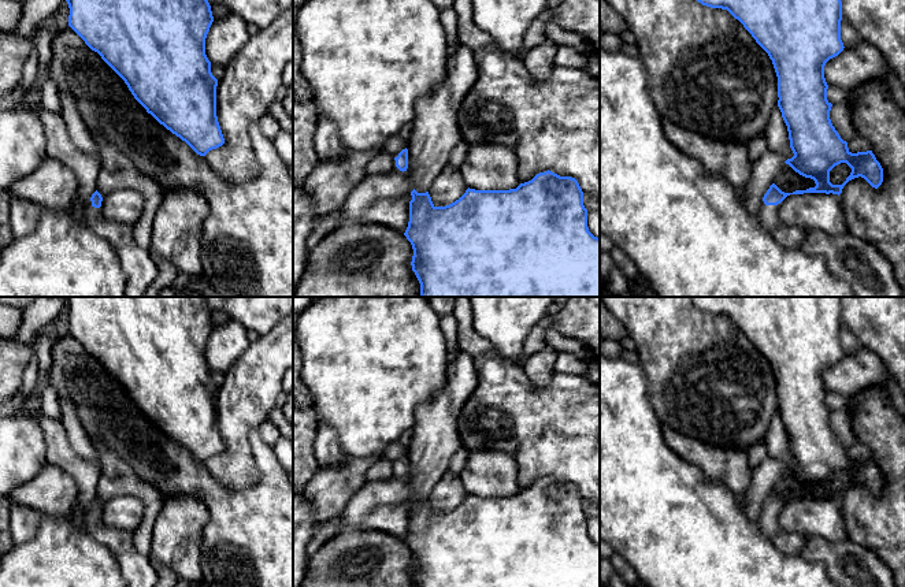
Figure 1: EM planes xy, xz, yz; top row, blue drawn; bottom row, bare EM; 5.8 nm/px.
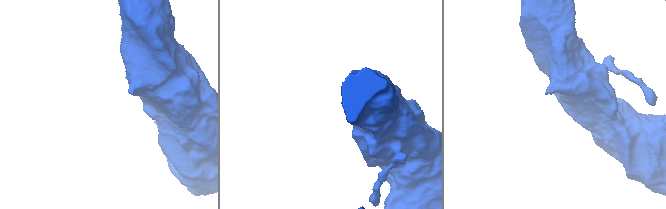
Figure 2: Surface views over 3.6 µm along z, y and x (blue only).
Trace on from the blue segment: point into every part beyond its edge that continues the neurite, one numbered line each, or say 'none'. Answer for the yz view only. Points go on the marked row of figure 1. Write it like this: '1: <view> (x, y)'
1: yz (768, 218)

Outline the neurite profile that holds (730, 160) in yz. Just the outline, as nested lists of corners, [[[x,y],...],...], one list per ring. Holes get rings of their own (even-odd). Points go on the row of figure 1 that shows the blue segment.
[[[663,120],[668,141],[711,172],[726,178],[735,189],[749,185],[753,163],[749,145],[709,140],[668,120]]]

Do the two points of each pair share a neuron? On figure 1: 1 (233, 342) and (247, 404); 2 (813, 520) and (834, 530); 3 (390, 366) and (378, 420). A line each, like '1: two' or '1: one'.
1: two
2: one
3: one

